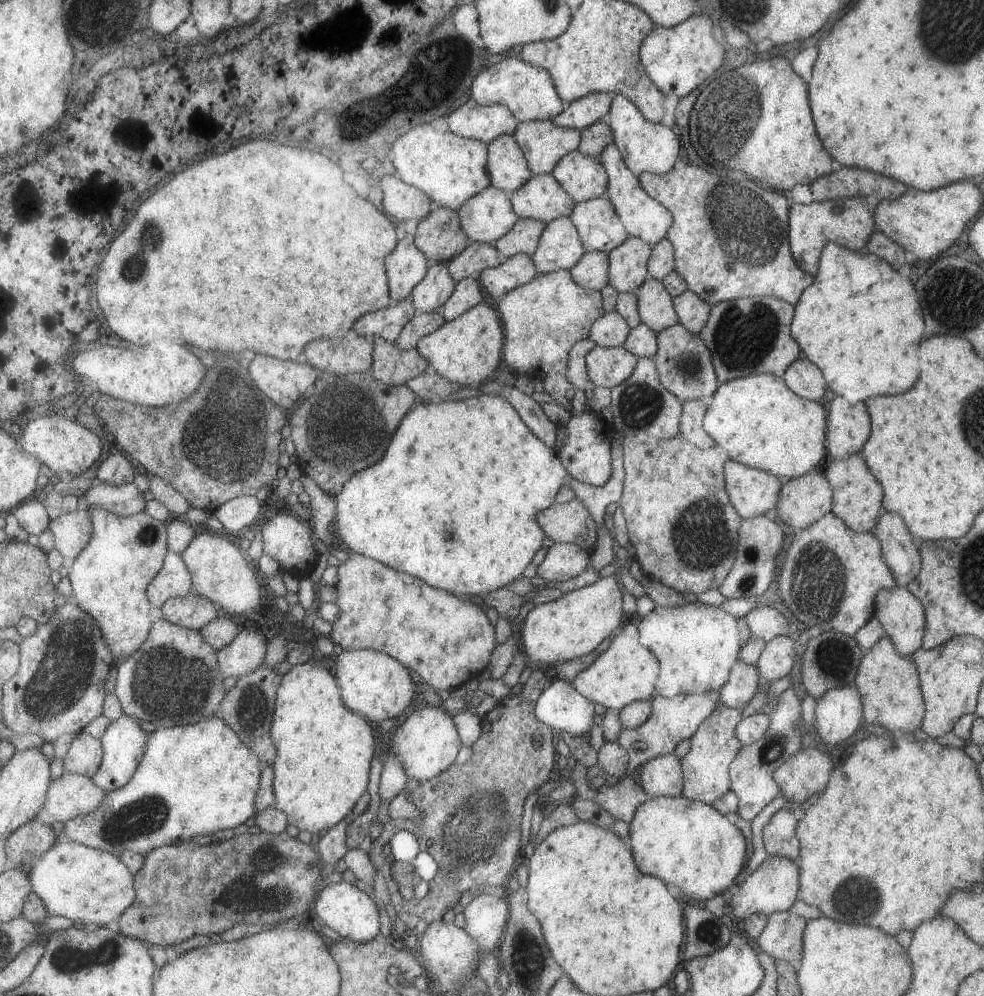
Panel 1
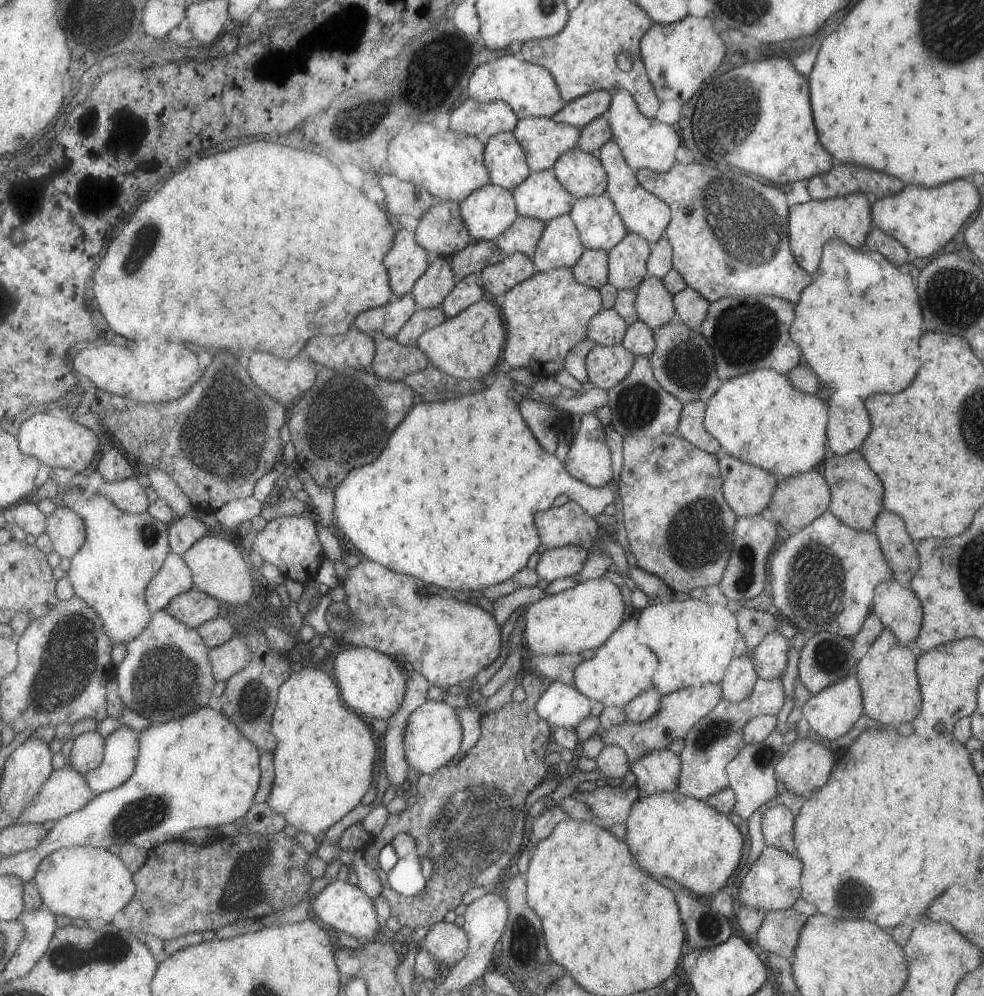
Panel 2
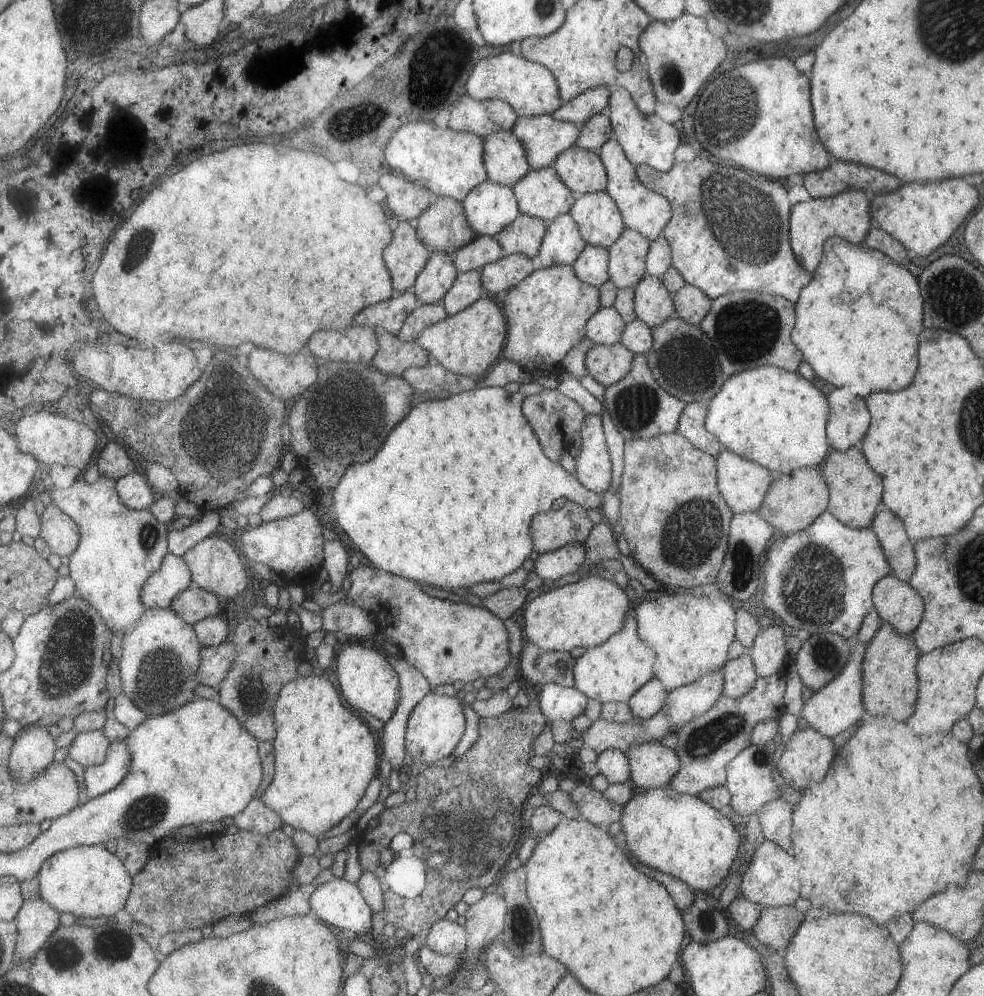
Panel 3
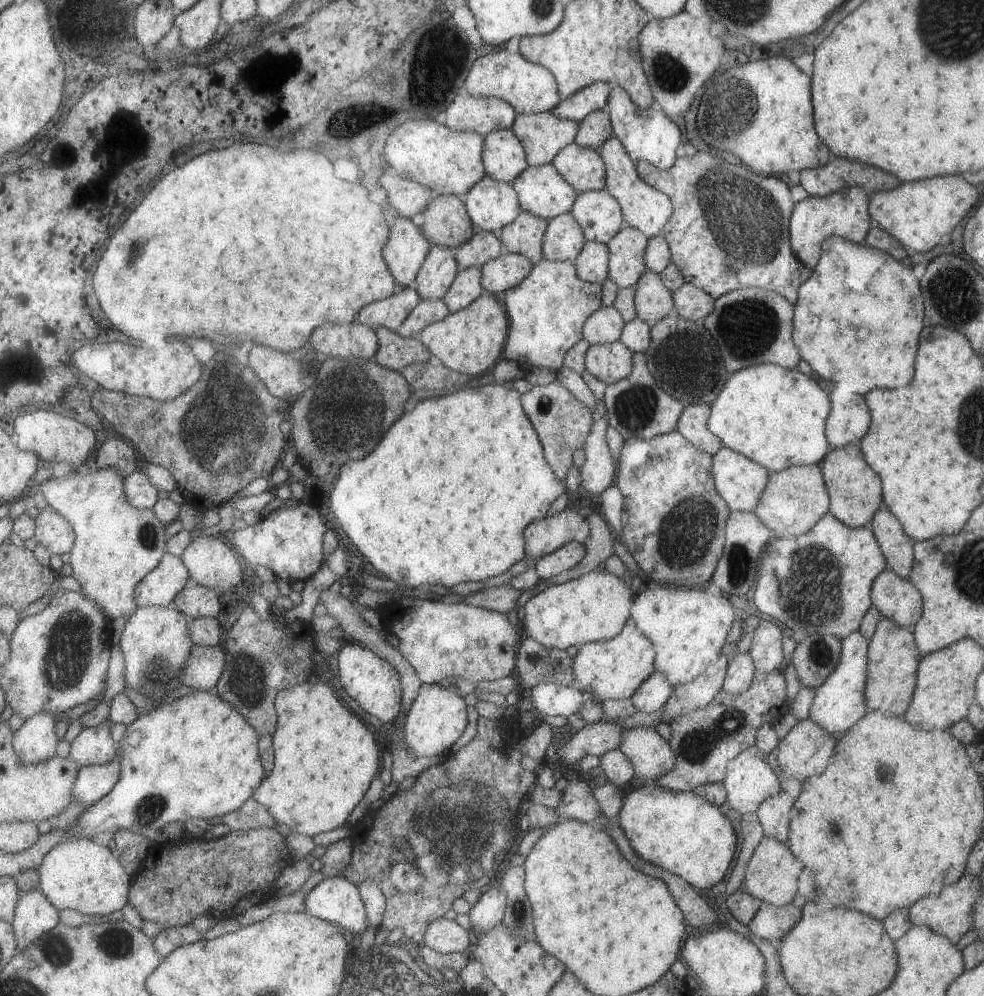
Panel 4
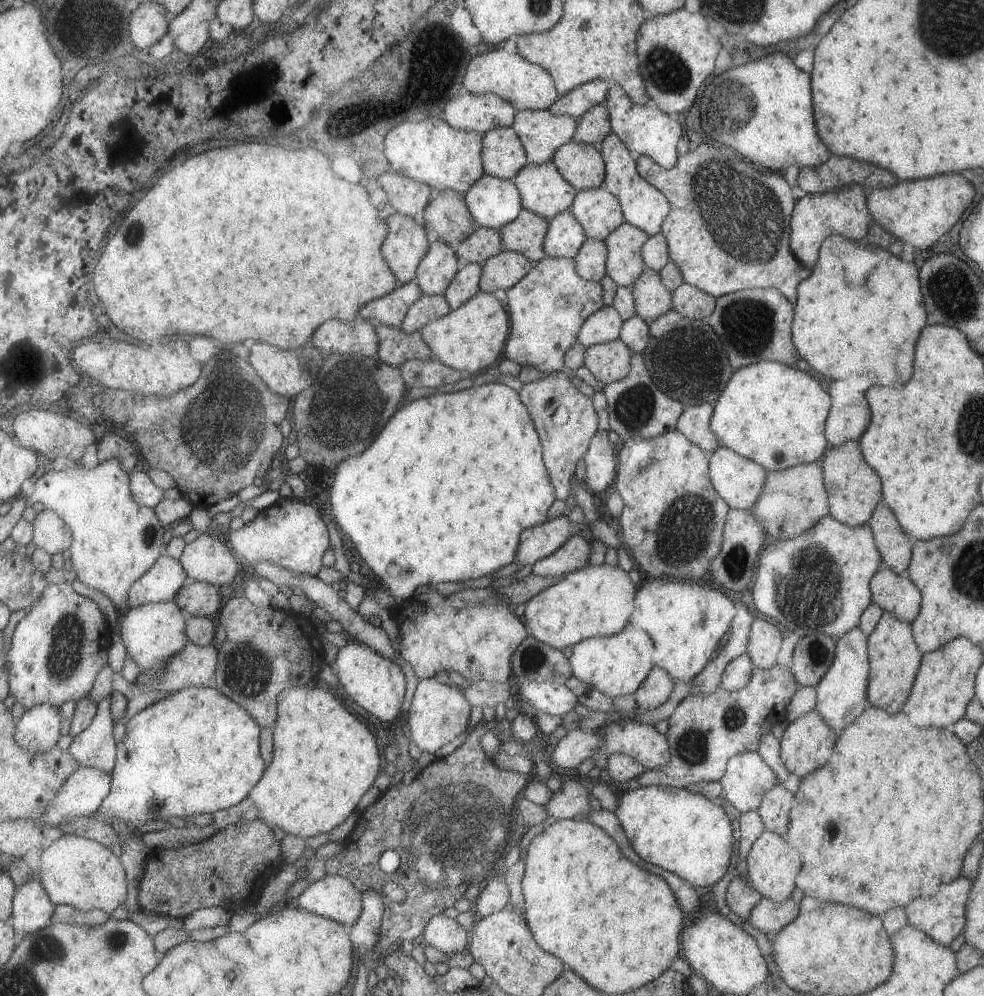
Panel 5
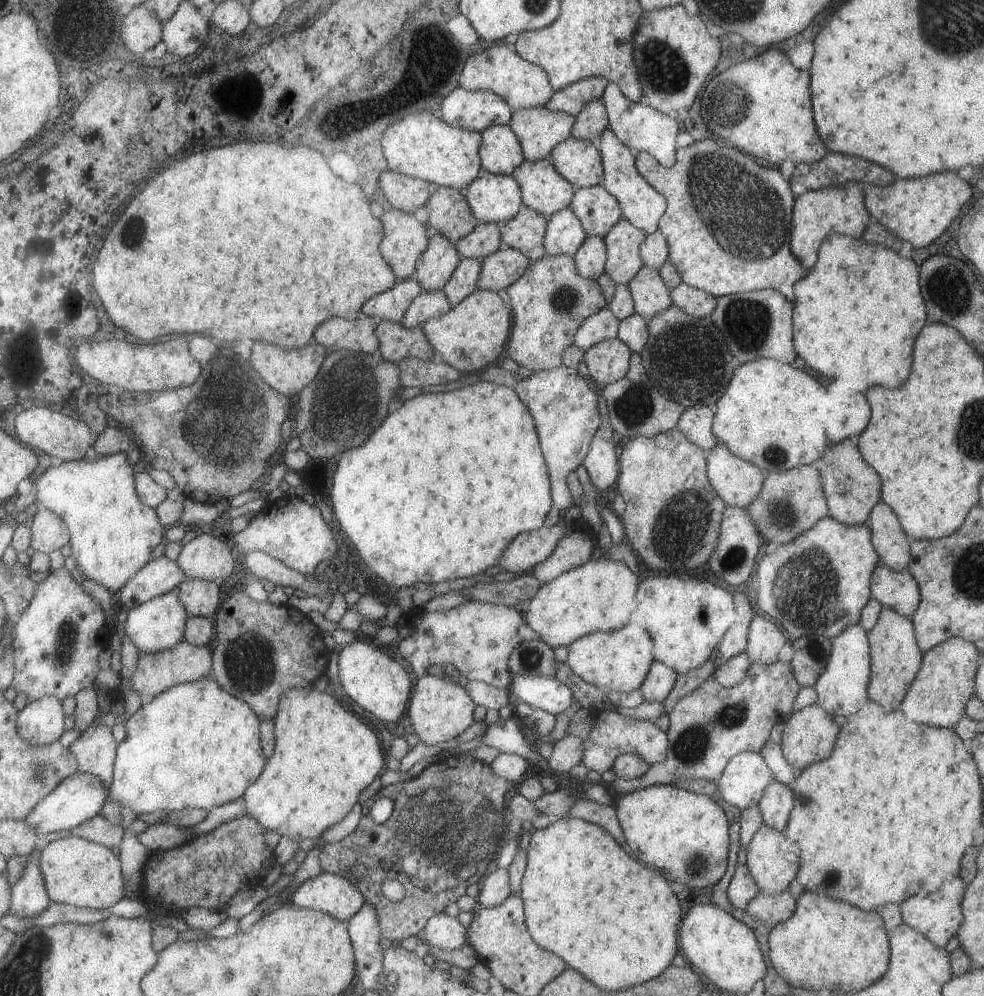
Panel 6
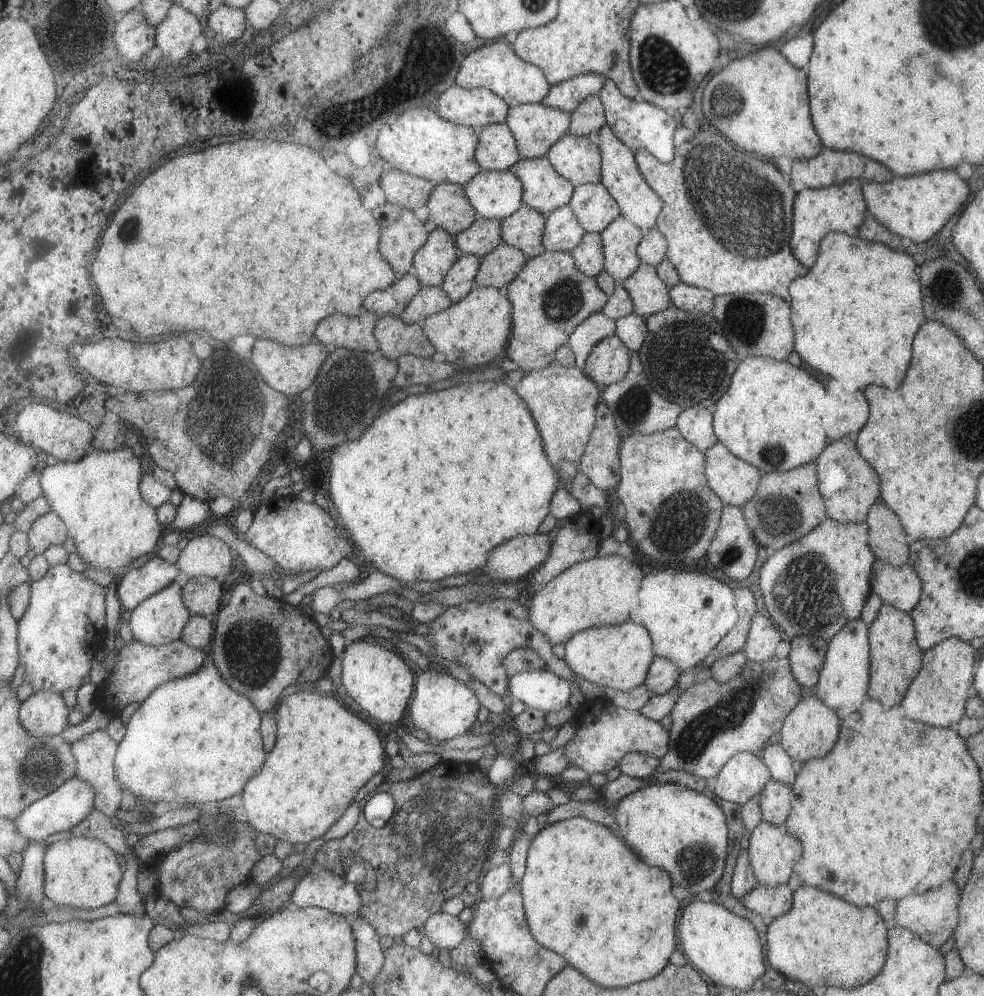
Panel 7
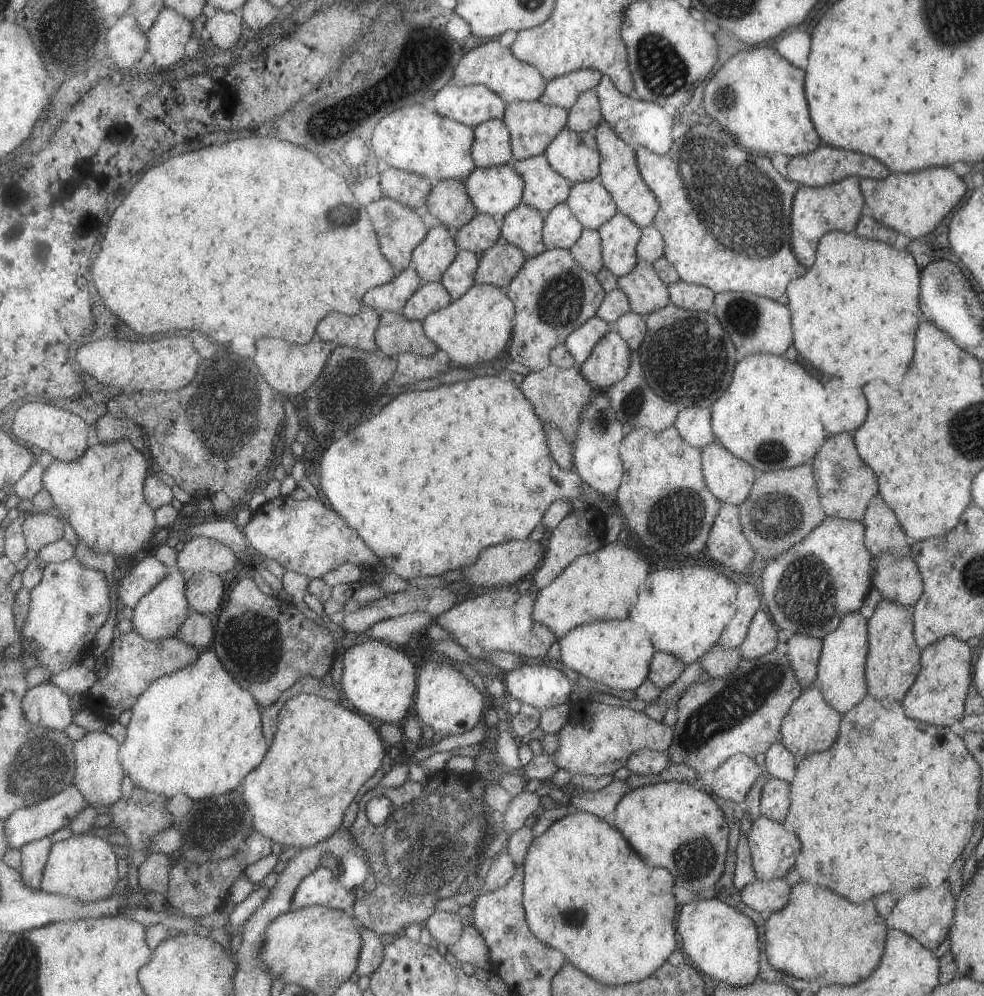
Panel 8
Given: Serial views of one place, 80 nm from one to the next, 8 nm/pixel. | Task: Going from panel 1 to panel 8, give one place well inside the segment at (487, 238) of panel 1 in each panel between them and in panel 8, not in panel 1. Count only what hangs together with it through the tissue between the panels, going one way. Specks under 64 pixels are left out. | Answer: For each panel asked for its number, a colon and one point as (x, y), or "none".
2: (486, 212)
3: (488, 207)
4: (490, 204)
5: (492, 202)
6: (492, 198)
7: (493, 194)
8: (494, 191)

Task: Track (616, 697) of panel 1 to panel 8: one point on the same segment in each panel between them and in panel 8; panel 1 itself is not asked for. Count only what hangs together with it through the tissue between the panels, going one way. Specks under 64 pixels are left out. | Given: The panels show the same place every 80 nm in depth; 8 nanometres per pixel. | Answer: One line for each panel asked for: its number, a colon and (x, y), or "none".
2: (619, 670)
3: (611, 672)
4: (613, 669)
5: (616, 665)
6: (618, 660)
7: (618, 656)
8: (617, 653)

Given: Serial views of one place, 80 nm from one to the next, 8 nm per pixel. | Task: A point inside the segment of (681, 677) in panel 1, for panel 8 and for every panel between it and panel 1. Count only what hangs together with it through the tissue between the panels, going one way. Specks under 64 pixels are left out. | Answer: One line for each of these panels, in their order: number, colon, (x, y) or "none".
2: (693, 642)
3: (689, 635)
4: (687, 626)
5: (685, 620)
6: (685, 617)
7: (685, 613)
8: (684, 613)

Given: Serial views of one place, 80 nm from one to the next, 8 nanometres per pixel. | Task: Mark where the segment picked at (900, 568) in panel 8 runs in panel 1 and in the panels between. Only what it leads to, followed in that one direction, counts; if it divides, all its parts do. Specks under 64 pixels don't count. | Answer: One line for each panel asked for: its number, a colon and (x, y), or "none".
1: (901, 615)
2: (896, 607)
3: (896, 603)
4: (895, 598)
5: (897, 595)
6: (898, 591)
7: (900, 586)

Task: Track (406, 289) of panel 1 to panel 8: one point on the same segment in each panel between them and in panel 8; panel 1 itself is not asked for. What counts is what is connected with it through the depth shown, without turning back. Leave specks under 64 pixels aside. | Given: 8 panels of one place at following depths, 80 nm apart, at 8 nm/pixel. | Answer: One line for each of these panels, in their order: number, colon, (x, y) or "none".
2: (406, 261)
3: (405, 256)
4: (406, 248)
5: (405, 244)
6: (403, 241)
7: (401, 233)
8: (399, 229)

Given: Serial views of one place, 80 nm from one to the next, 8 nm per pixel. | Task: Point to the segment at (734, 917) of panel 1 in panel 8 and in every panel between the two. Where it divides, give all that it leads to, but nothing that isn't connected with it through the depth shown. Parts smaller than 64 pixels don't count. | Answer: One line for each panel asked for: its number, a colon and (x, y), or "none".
2: (772, 883)
3: (771, 880)
4: (771, 875)
5: (771, 864)
6: (772, 861)
7: (772, 854)
8: (772, 849)

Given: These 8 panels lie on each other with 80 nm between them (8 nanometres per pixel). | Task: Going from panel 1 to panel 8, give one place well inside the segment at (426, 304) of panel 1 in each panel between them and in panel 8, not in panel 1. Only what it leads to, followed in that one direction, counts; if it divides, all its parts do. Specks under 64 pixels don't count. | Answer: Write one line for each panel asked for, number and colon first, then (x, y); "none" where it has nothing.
2: (430, 289)
3: (436, 277)
4: (437, 271)
5: (440, 263)
6: (432, 269)
7: (430, 263)
8: (436, 251)

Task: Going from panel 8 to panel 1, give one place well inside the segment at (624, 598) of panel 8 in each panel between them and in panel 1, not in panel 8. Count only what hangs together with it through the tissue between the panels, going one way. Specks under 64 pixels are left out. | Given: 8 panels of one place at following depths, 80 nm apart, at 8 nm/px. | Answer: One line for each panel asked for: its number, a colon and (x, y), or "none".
1: (570, 627)
2: (582, 617)
3: (584, 614)
4: (593, 607)
5: (595, 601)
6: (599, 595)
7: (600, 591)

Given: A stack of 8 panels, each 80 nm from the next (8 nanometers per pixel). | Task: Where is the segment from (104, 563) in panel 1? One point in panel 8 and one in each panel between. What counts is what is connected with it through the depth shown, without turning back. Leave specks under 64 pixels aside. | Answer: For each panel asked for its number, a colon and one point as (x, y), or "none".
2: (123, 552)
3: (120, 548)
4: (117, 545)
5: (116, 541)
6: (113, 534)
7: (99, 498)
8: (101, 495)

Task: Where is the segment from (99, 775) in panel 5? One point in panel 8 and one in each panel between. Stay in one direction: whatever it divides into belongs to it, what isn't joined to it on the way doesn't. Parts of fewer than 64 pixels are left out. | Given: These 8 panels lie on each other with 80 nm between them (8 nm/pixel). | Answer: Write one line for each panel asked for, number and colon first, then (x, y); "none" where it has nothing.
6: (81, 796)
7: (71, 803)
8: (43, 819)

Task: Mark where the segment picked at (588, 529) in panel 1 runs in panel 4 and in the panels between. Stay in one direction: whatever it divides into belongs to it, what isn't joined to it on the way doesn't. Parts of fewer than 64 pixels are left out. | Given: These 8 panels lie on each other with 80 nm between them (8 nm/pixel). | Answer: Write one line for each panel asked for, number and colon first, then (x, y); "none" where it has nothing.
2: (568, 524)
3: (550, 530)
4: (541, 536)

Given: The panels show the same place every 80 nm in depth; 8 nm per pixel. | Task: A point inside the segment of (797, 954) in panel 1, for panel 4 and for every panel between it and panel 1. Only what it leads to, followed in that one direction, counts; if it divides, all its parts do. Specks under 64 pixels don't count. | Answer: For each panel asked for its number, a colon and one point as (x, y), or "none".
2: (778, 933)
3: (774, 928)
4: (771, 923)

